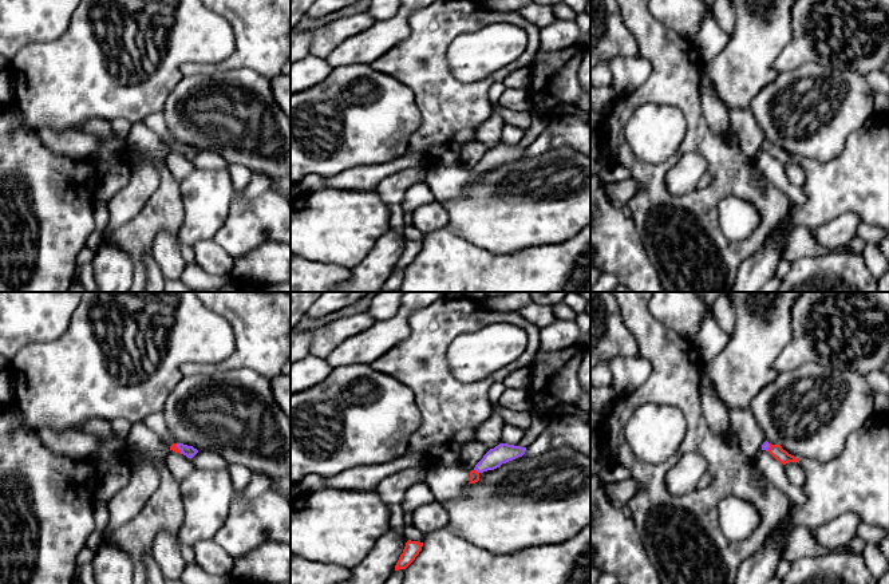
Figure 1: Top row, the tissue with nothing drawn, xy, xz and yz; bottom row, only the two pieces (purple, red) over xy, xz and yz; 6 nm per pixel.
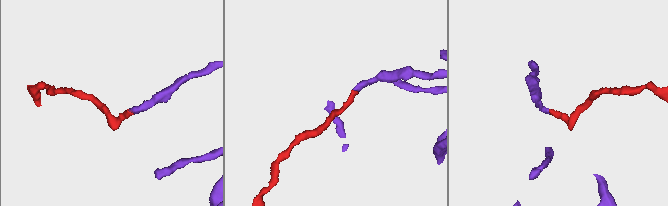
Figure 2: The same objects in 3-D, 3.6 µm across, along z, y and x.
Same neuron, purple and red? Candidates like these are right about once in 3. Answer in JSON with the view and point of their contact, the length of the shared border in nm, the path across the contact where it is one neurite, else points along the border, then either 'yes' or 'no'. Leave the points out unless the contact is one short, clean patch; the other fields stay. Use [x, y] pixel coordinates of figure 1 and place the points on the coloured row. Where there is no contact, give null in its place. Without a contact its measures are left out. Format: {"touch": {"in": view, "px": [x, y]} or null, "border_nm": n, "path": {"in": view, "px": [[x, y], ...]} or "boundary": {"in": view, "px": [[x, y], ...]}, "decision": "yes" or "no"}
{"touch": {"in": "xz", "px": [477, 470]}, "border_nm": 40, "path": {"in": "xz", "px": [[502, 453], [477, 470], [474, 476]]}, "decision": "yes"}

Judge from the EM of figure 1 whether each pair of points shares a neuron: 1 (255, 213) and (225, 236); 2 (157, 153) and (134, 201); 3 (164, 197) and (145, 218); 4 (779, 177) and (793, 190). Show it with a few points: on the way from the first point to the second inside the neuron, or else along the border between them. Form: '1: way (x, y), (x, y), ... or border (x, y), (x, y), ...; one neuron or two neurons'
1: way (248, 220), (232, 236); one neuron
2: way (149, 165), (145, 181), (139, 189); one neuron
3: way (164, 202), (150, 216); one neuron
4: way (782, 181), (789, 188); one neuron

